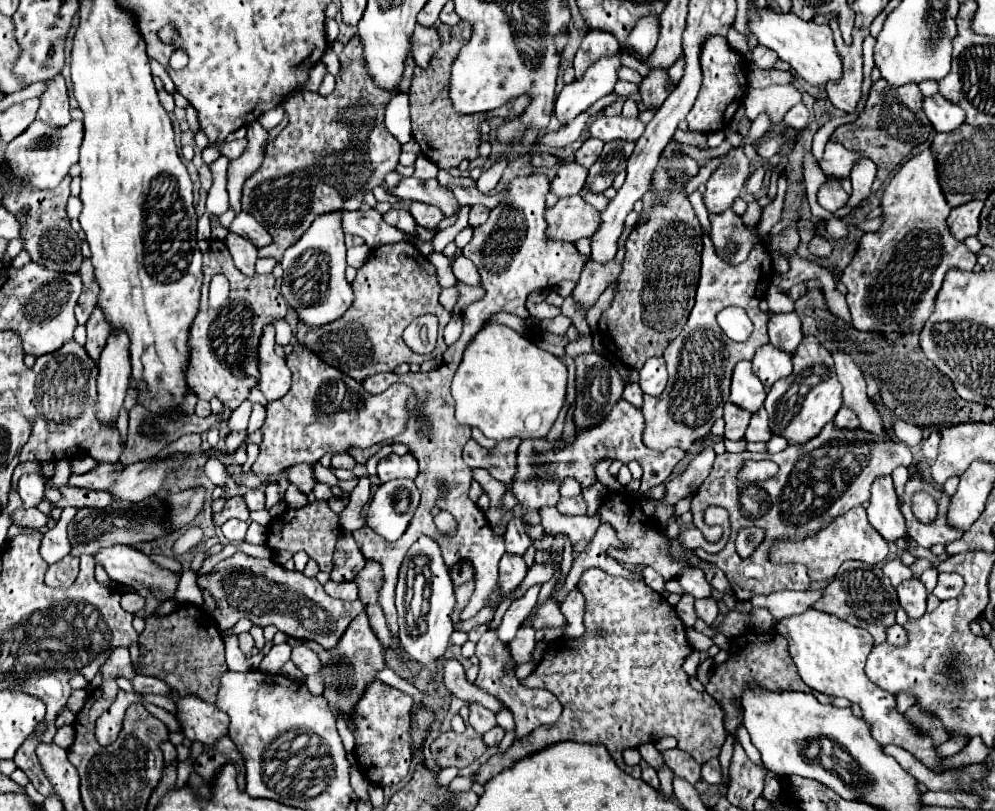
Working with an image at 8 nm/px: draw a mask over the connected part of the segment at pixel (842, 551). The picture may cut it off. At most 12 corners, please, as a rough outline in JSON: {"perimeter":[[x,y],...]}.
{"perimeter":[[862,505],[814,537],[778,541],[770,559],[834,579],[846,559],[878,565],[888,543]]}

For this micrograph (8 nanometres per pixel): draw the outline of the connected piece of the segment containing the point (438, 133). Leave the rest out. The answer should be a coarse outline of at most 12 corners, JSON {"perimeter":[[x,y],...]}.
{"perimeter":[[466,21],[440,25],[442,57],[416,67],[412,135],[450,171],[476,159],[482,115],[448,101],[450,65],[470,39]]}

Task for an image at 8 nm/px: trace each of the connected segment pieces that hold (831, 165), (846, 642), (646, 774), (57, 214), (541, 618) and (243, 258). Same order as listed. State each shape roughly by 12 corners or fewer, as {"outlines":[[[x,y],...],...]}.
{"outlines":[[[828,143],[820,167],[826,175],[850,177],[864,159],[862,151],[848,151]],[[806,609],[784,617],[798,675],[858,703],[878,743],[894,743],[940,773],[940,757],[866,679],[868,631]],[[640,761],[642,779],[654,789],[660,787],[658,773],[646,763]],[[68,175],[52,191],[4,195],[22,221],[32,261],[80,271],[80,237],[66,201]],[[548,599],[530,619],[534,629],[566,629],[560,607]],[[228,233],[226,245],[234,265],[254,275],[256,247],[240,235]]]}

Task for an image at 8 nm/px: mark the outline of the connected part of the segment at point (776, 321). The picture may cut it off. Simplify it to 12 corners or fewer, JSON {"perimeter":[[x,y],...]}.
{"perimeter":[[772,315],[770,343],[794,355],[802,341],[798,315]]}

